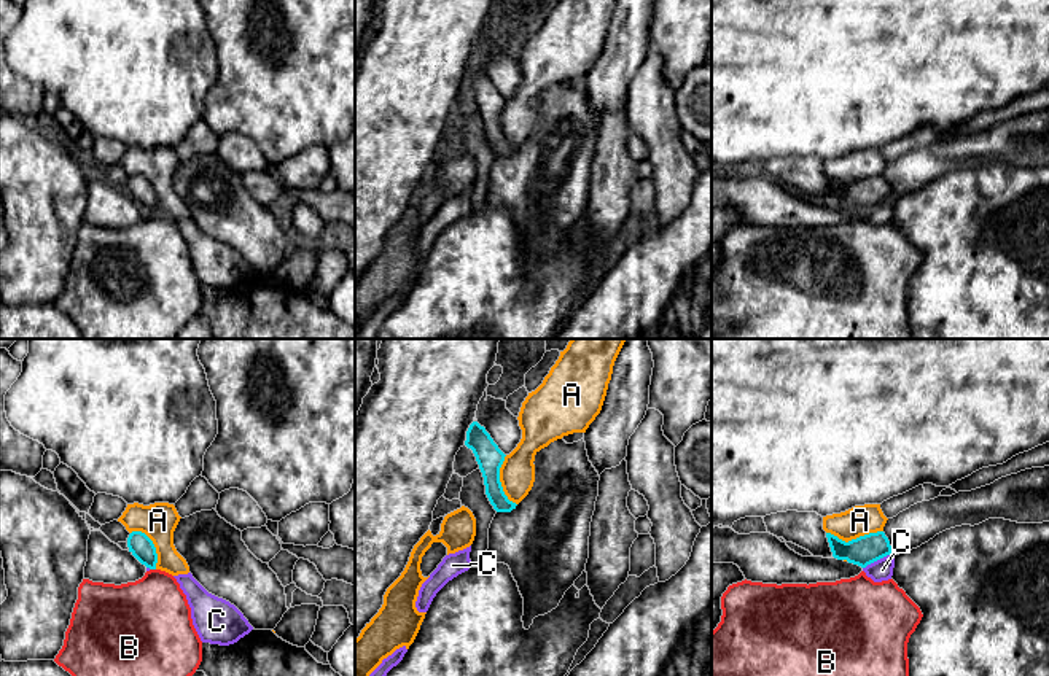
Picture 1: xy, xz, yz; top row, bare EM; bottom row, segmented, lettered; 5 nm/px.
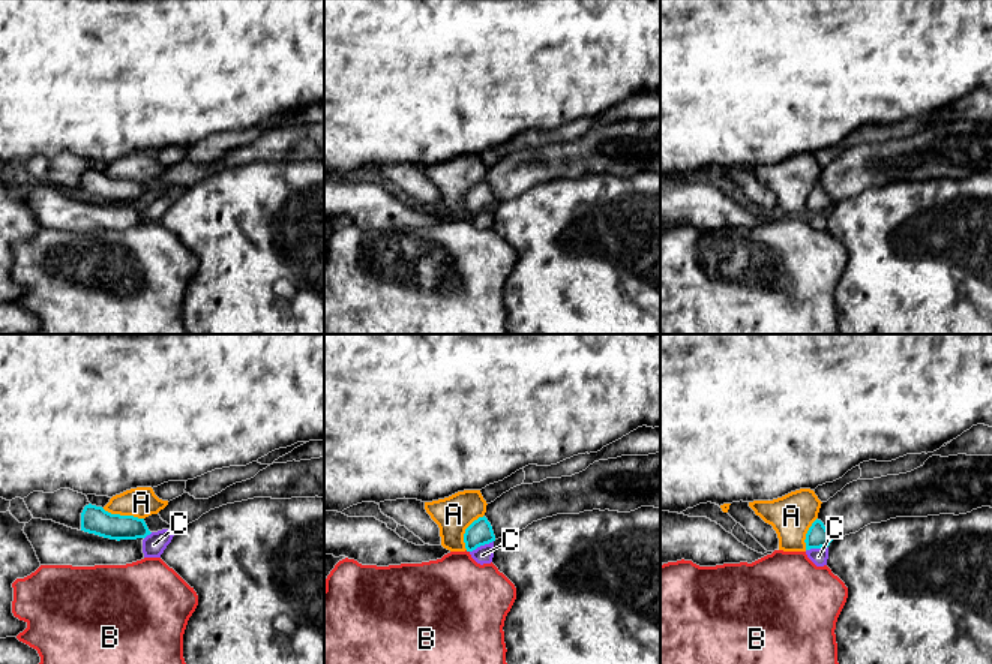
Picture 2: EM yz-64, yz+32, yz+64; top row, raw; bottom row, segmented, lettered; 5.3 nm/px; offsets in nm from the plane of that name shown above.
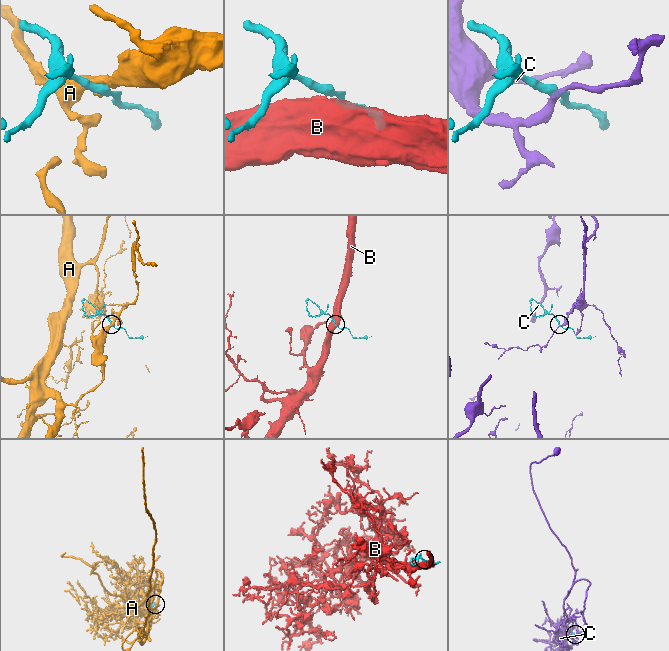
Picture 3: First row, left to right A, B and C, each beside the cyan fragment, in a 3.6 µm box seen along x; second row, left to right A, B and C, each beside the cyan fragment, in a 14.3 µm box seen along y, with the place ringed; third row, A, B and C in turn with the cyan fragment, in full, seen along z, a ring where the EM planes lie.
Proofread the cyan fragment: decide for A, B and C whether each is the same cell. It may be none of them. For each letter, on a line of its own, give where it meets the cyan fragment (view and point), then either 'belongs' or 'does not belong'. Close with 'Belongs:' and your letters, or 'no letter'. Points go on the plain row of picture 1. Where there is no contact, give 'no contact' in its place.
A: yz (854, 183) | does not belong
B: xy (153, 212) | does not belong
C: yz (876, 204) | does not belong
Belongs: no letter

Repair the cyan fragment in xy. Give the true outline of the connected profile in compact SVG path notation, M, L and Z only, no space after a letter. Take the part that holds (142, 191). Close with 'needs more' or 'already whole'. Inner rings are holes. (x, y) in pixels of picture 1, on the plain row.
M132 175L127 181L129 196L146 212L156 213L158 197L153 185L142 175Z; already whole

